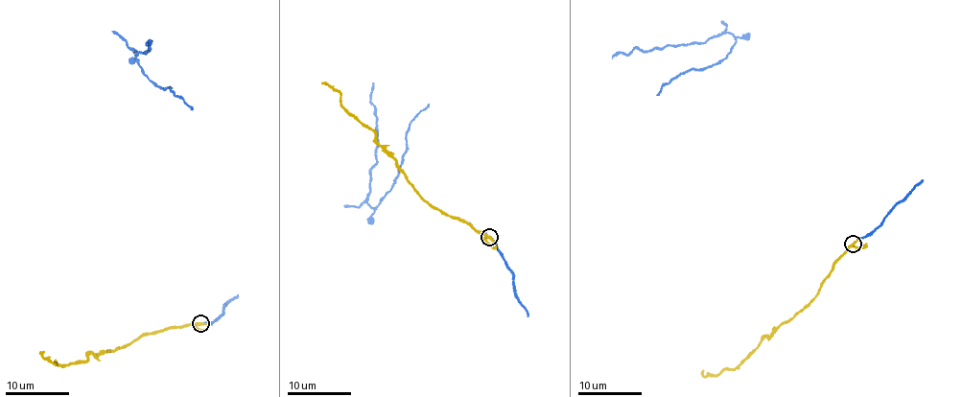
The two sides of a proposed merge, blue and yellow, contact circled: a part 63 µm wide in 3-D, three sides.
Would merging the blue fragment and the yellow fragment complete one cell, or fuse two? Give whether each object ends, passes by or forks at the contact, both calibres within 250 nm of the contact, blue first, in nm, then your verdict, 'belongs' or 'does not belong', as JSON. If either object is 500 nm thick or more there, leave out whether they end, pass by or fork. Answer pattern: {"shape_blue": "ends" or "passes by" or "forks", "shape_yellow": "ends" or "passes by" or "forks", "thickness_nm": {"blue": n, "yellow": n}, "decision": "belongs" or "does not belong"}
{"shape_blue": "ends", "shape_yellow": "forks", "thickness_nm": {"blue": 100, "yellow": 240}, "decision": "belongs"}

